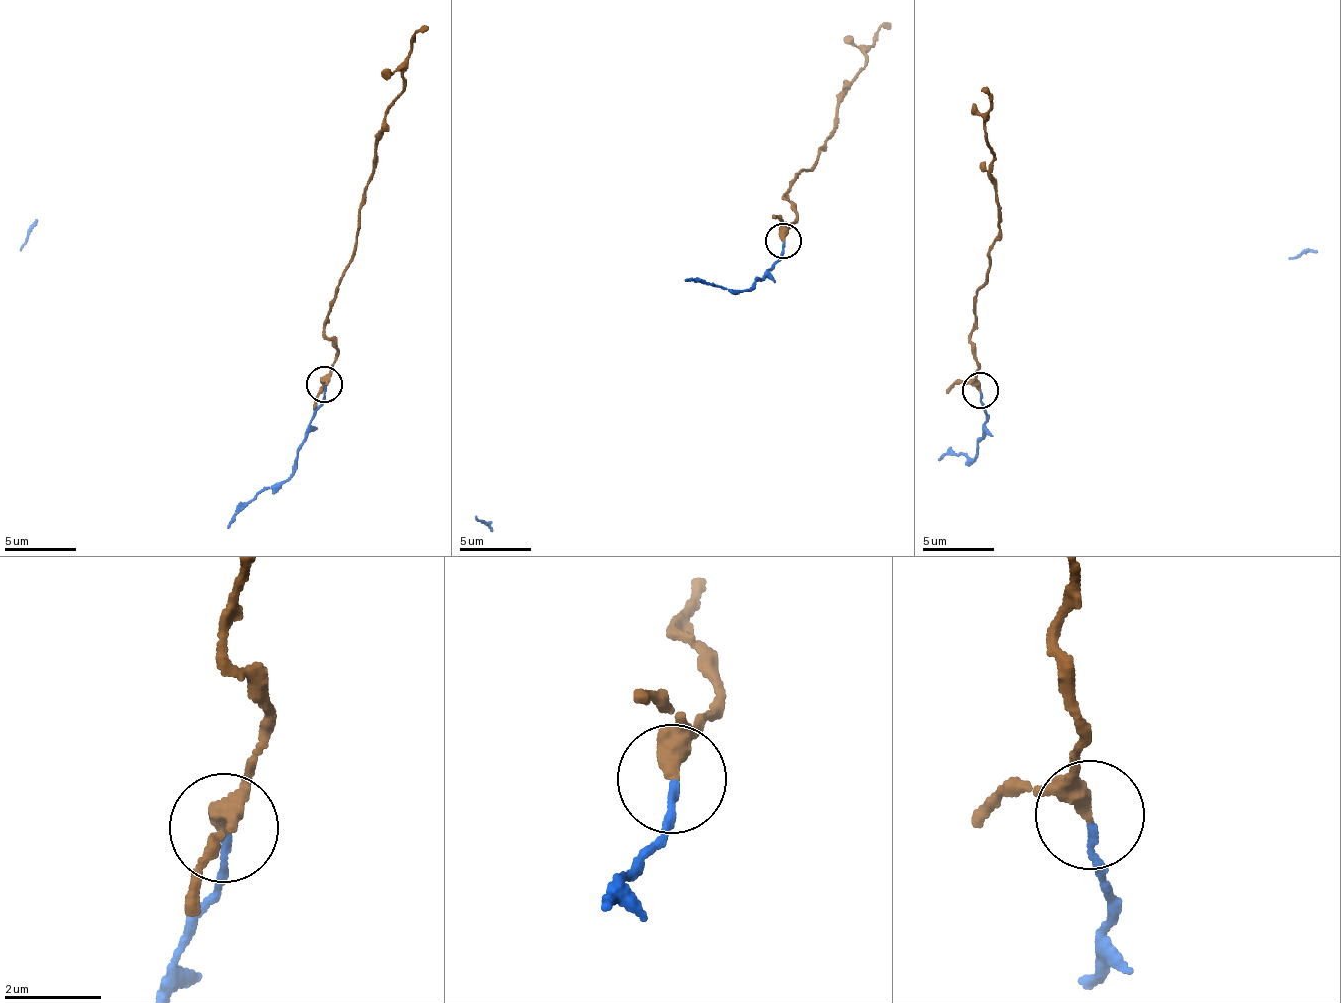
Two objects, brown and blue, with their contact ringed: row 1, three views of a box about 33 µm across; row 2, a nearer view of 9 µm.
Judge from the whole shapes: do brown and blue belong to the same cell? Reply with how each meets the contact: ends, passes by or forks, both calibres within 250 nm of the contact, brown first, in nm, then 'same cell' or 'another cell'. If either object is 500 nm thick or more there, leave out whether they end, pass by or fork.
brown passes by; blue ends there; 300 nm thick on the brown side, 130 nm on the other; same cell

